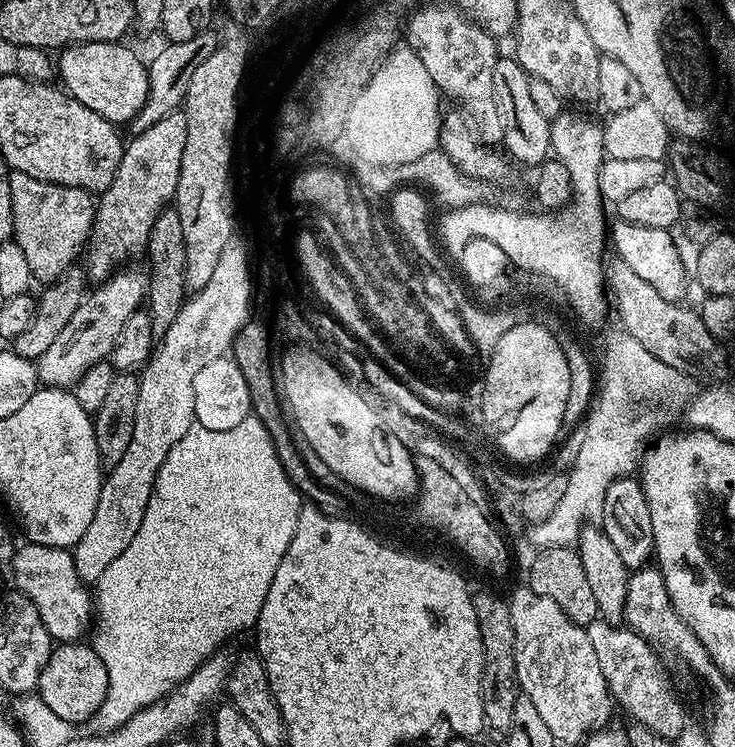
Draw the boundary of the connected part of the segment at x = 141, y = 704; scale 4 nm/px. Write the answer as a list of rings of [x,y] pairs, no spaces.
[[[249,414],[245,420],[238,422],[238,426],[234,426],[234,430],[221,432],[193,426],[186,430],[186,434],[182,434],[182,438],[178,438],[178,442],[174,442],[174,450],[166,454],[166,462],[162,462],[152,483],[150,502],[146,502],[146,514],[142,514],[142,526],[138,526],[138,534],[134,534],[130,546],[126,546],[126,550],[122,550],[122,554],[118,554],[118,558],[114,558],[110,566],[106,566],[102,578],[98,578],[94,585],[94,612],[95,615],[100,615],[100,621],[96,624],[94,647],[98,658],[102,658],[102,666],[106,666],[108,675],[106,698],[94,717],[95,723],[101,724],[101,729],[120,728],[136,713],[169,696],[183,680],[194,674],[194,670],[200,668],[202,661],[221,651],[225,647],[224,643],[235,632],[255,629],[262,602],[266,602],[266,590],[270,590],[270,582],[274,582],[274,574],[278,571],[278,562],[282,562],[294,538],[301,507],[302,497],[292,485],[292,480],[274,450],[270,434],[266,434],[266,426],[262,426],[258,417]]]

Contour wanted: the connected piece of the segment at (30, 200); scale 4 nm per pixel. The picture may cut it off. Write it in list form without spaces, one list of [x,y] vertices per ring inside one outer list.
[[[9,171],[10,202],[14,210],[14,242],[26,256],[30,270],[37,281],[55,282],[58,277],[77,263],[76,255],[85,251],[88,235],[92,232],[92,218],[94,215],[93,193],[81,188],[58,186],[38,178],[30,178],[30,174]]]

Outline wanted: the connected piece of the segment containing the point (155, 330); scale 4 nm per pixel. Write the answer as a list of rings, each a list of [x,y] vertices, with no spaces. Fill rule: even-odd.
[[[169,206],[160,212],[156,221],[150,226],[150,238],[146,249],[148,256],[148,294],[146,297],[146,311],[150,318],[153,337],[159,338],[170,330],[171,323],[182,310],[186,299],[184,286],[184,243],[182,242],[182,224],[178,222],[175,207]]]

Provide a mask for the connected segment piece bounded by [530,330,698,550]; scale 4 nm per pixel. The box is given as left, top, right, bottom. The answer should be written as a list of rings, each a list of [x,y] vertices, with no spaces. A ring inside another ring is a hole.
[[[615,331],[604,336],[604,361],[598,364],[598,379],[592,405],[588,407],[588,415],[582,421],[580,445],[576,448],[572,469],[564,480],[562,502],[558,502],[558,510],[554,510],[554,514],[546,522],[531,525],[533,549],[576,548],[580,542],[580,531],[586,527],[586,522],[595,521],[602,514],[606,490],[610,490],[616,480],[631,477],[639,469],[646,445],[653,439],[652,432],[659,433],[664,430],[659,428],[666,427],[671,420],[676,420],[679,416],[681,419],[682,413],[697,395],[698,387],[696,388],[692,381],[695,379],[689,373],[674,370],[674,366],[666,366],[666,362],[654,358],[654,354],[643,348],[629,332]]]

